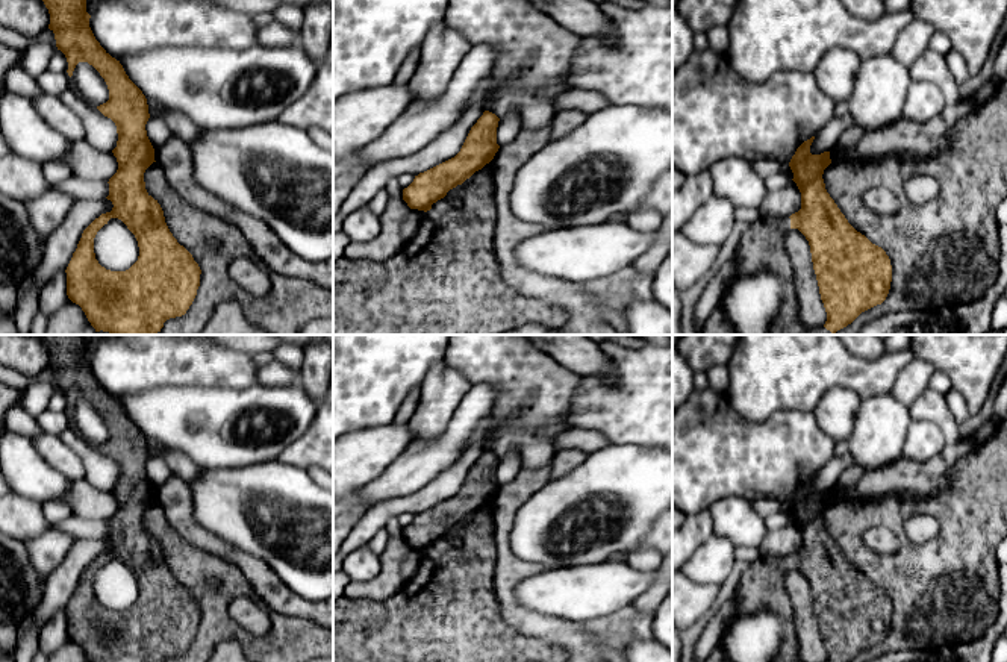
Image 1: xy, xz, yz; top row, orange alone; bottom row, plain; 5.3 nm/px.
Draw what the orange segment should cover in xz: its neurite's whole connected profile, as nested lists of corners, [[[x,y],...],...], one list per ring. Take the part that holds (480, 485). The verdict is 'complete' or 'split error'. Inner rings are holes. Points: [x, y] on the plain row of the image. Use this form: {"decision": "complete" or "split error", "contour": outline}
{"decision": "complete", "contour": [[[485,450],[454,497],[419,512],[403,529],[403,539],[407,545],[424,551],[430,550],[432,544],[444,538],[450,529],[462,524],[489,503],[500,488],[497,483],[498,461],[495,453]]]}

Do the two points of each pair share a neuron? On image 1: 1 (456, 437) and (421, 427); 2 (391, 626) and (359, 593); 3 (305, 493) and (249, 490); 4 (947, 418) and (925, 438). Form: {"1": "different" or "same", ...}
{"1": "different", "2": "different", "3": "same", "4": "different"}

